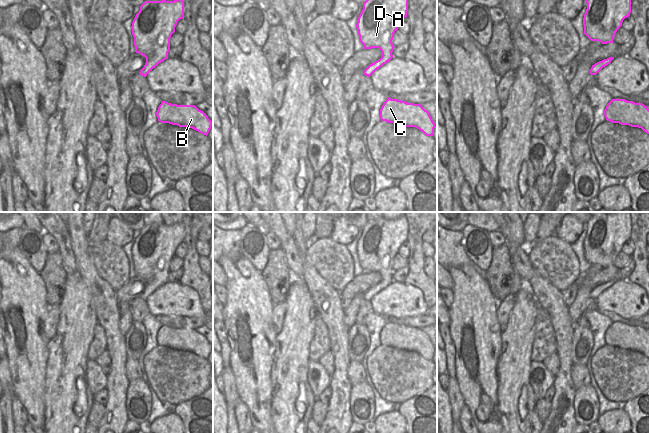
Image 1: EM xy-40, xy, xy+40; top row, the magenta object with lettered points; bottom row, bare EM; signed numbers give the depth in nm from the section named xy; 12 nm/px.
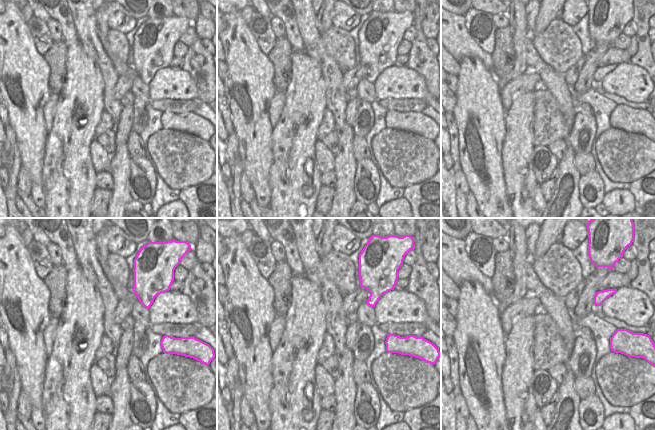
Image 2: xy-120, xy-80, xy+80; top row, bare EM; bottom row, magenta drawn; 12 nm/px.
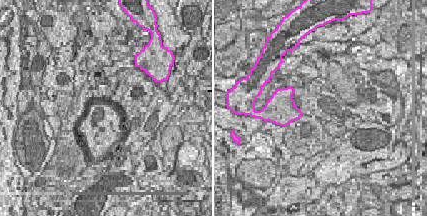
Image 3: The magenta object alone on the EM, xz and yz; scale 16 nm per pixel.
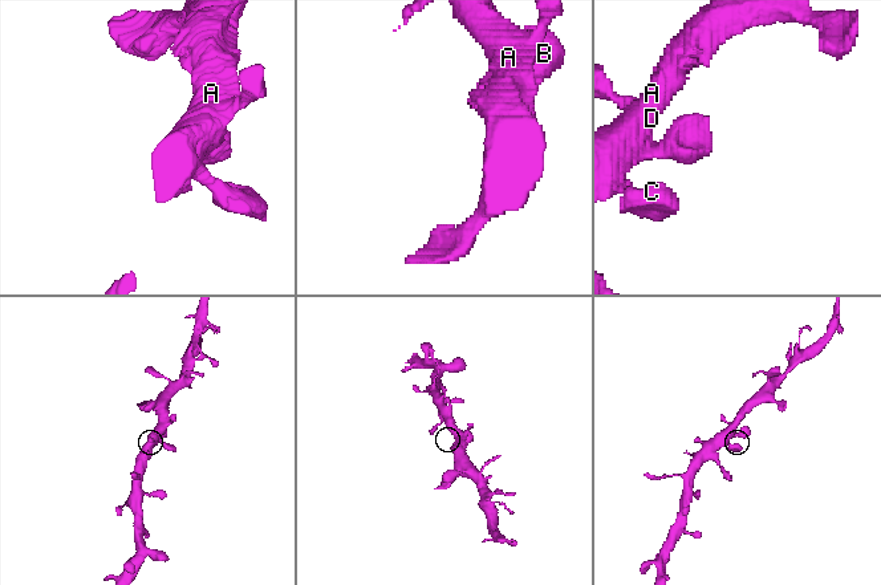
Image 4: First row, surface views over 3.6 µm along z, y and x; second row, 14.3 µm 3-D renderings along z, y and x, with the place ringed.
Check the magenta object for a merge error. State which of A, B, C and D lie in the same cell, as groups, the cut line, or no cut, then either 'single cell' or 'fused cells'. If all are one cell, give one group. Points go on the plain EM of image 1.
groups A B C D; cut none; single cell

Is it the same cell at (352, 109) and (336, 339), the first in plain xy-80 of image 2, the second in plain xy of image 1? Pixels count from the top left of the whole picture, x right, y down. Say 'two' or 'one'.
two

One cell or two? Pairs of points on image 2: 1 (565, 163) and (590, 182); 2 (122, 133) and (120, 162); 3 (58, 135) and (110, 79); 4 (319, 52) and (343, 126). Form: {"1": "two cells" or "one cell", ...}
{"1": "two cells", "2": "two cells", "3": "two cells", "4": "one cell"}

